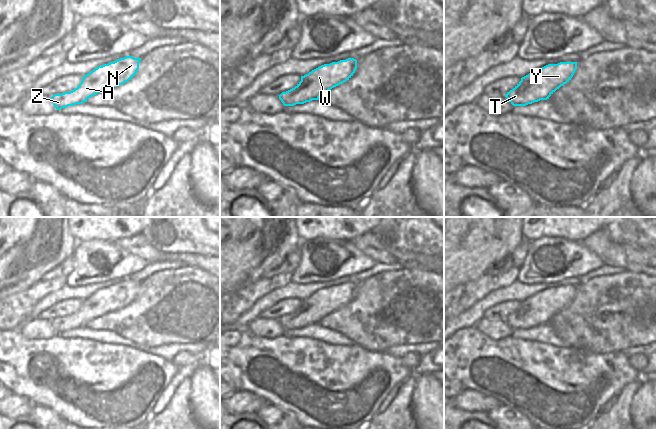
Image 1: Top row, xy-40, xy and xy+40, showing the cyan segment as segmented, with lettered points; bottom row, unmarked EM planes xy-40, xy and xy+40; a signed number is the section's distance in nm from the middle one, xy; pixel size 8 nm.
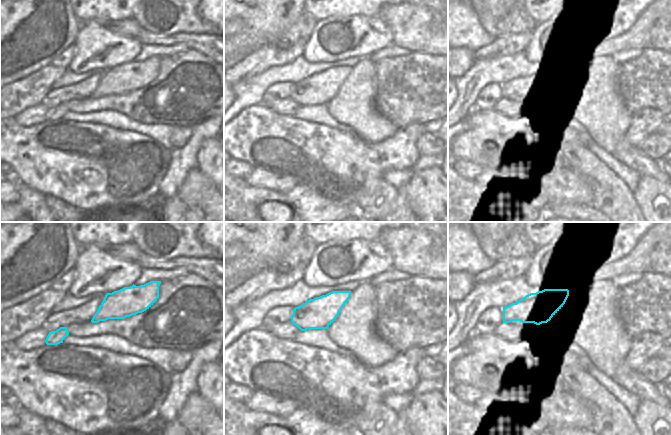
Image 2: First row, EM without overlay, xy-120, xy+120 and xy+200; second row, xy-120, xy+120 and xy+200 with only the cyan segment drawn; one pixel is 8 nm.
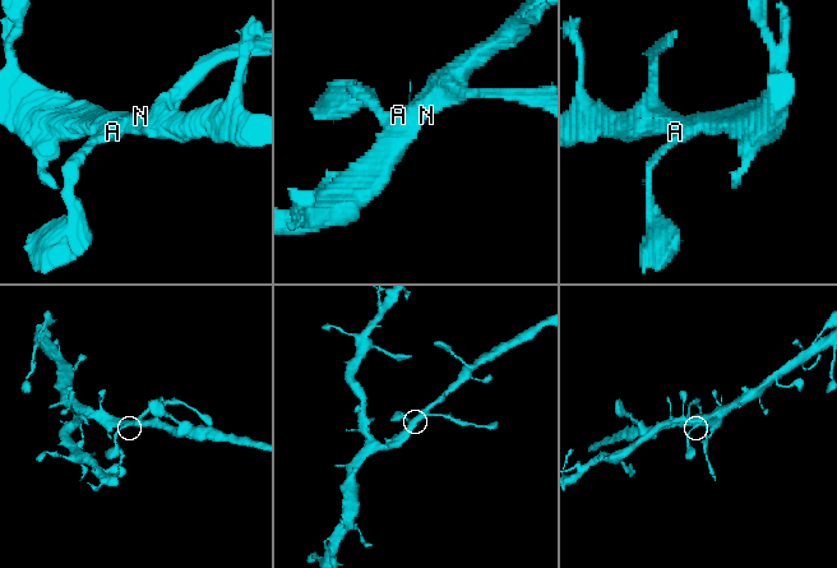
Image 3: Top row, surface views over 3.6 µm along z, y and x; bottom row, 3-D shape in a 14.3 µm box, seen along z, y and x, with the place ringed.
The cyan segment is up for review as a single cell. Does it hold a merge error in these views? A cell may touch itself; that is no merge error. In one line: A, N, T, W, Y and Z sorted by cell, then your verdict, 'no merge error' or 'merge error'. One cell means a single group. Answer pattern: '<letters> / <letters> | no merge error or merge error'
A N T W Y Z | no merge error

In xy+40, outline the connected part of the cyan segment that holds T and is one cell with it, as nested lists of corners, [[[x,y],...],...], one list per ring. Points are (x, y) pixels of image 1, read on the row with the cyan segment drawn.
[[[577,62],[548,64],[521,78],[505,97],[513,106],[526,106],[547,100],[561,86],[571,80]]]

